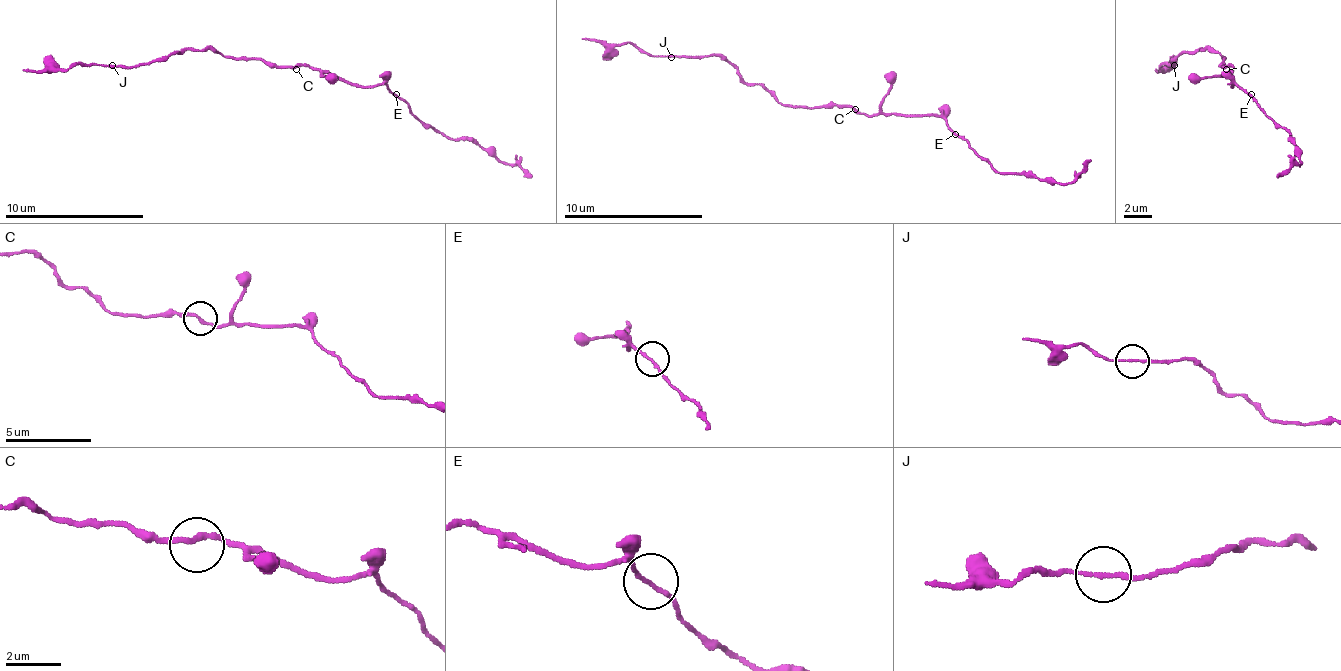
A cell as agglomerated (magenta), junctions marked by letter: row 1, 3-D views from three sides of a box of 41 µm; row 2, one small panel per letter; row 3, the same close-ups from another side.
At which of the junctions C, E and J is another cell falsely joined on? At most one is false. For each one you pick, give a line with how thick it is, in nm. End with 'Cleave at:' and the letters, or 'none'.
E: 140 nm
Cleave at: E

